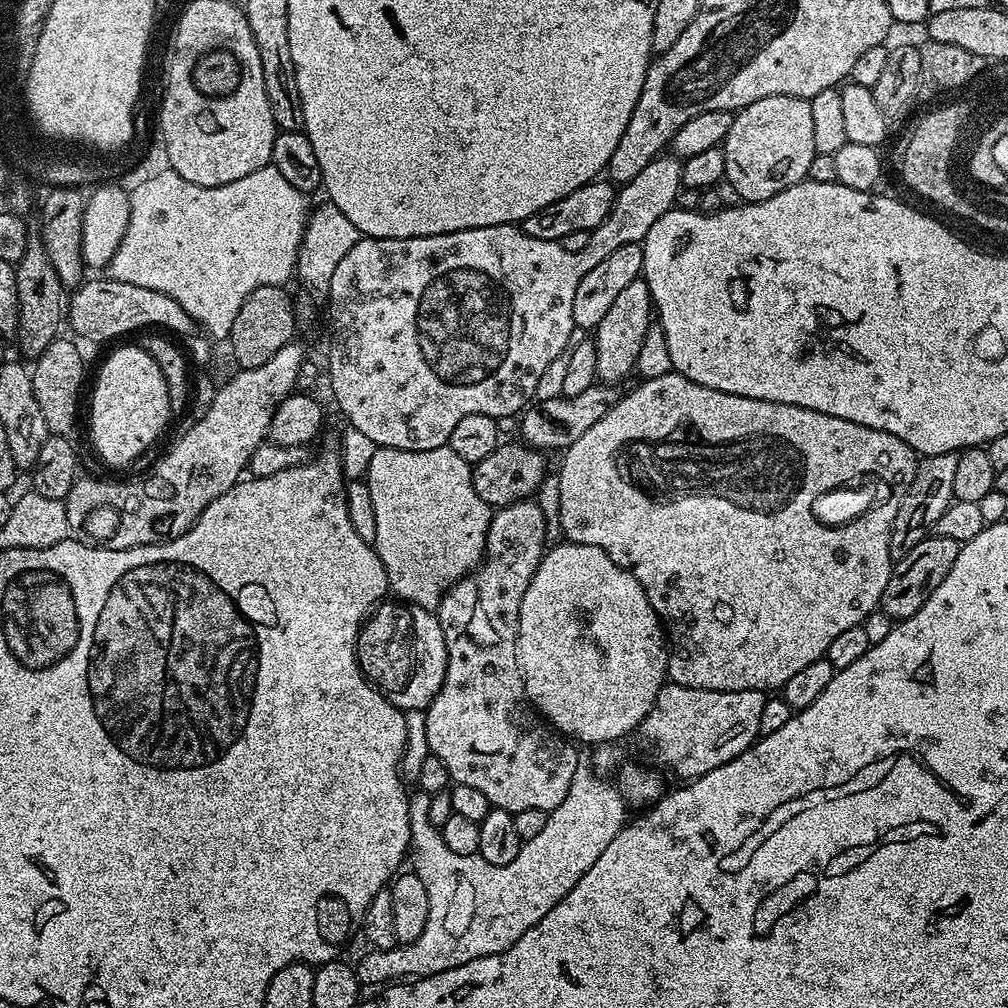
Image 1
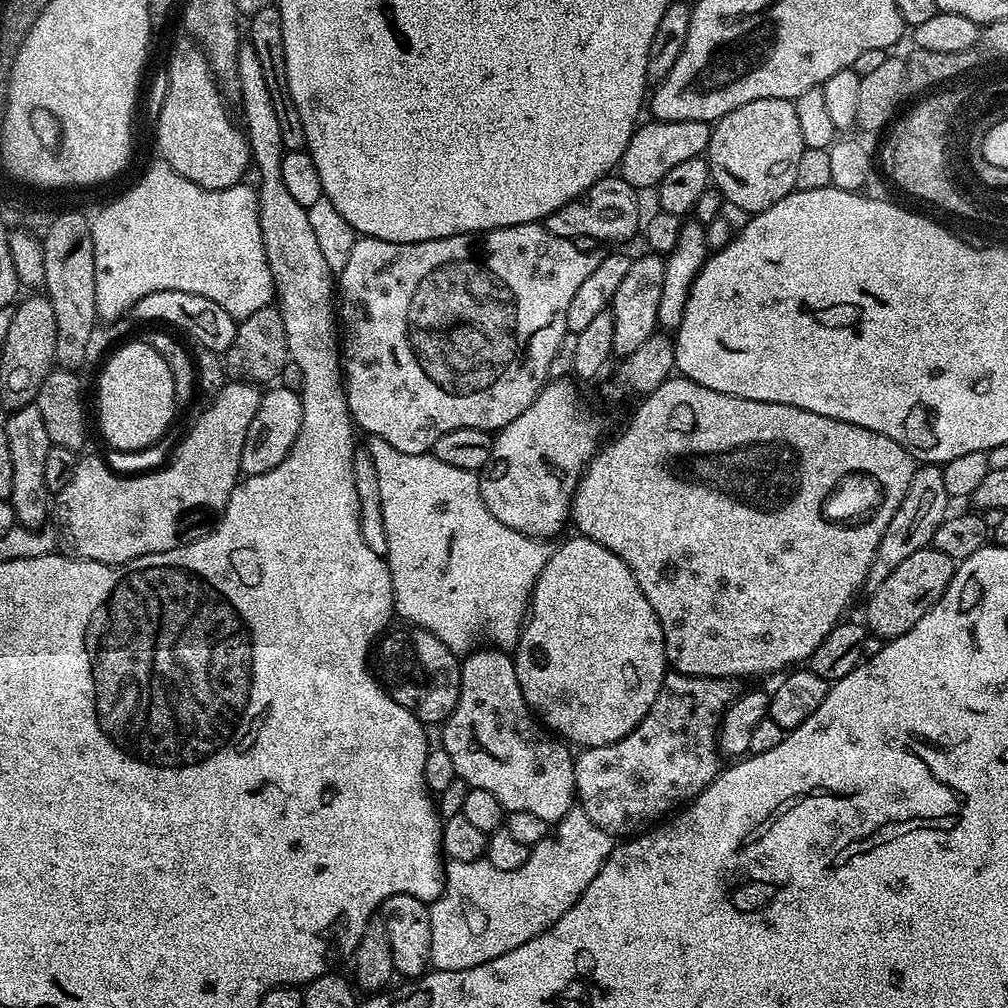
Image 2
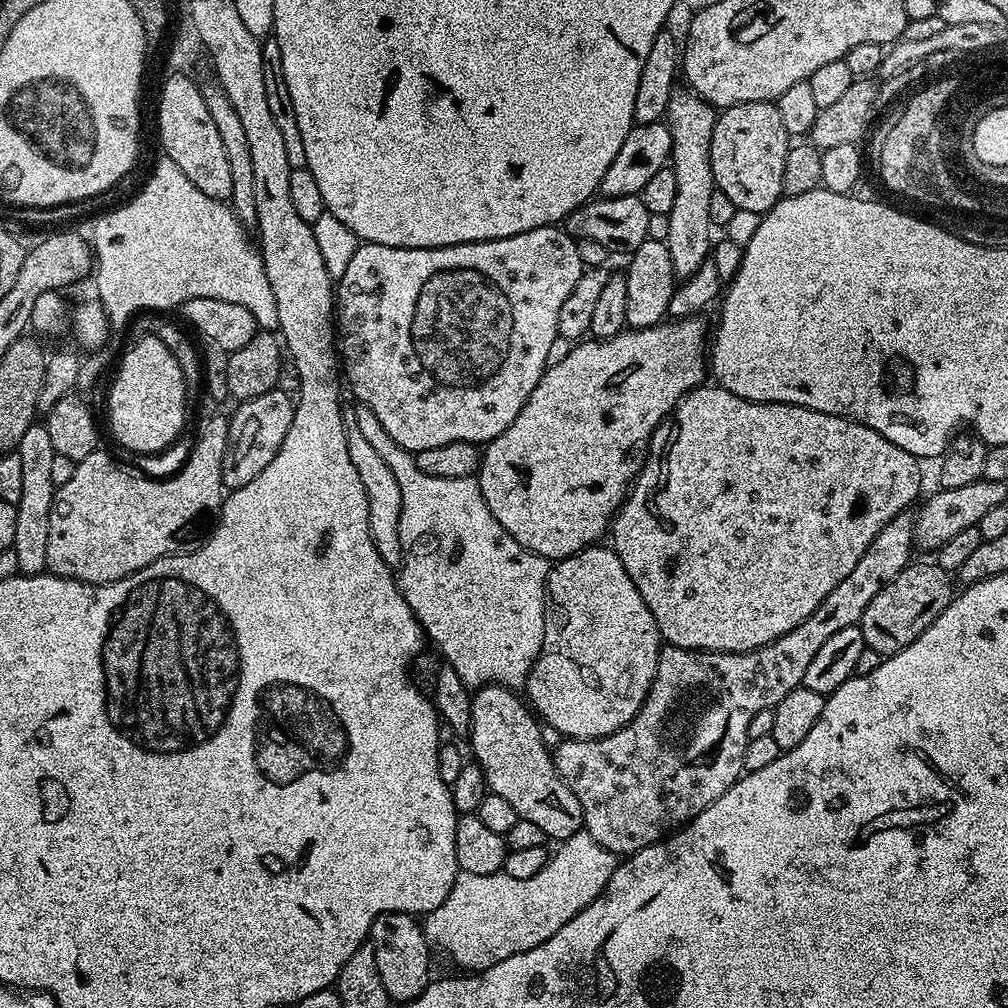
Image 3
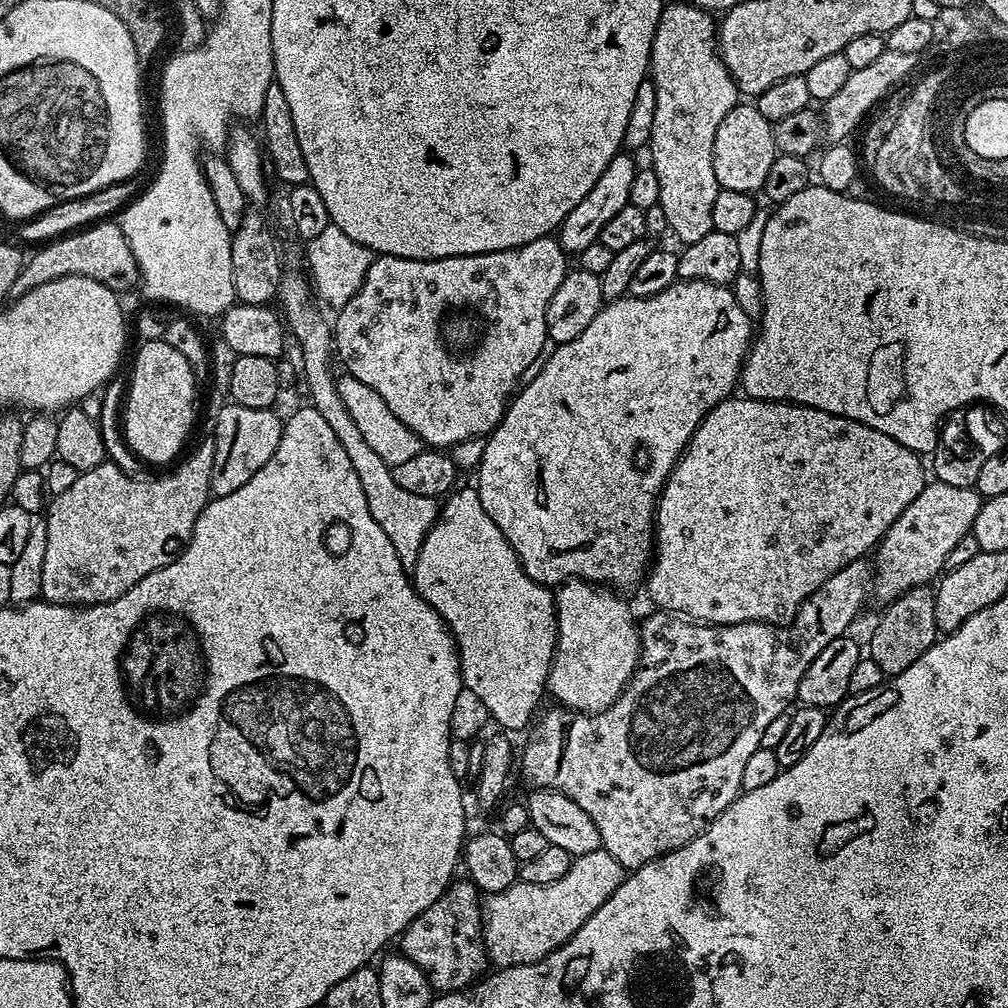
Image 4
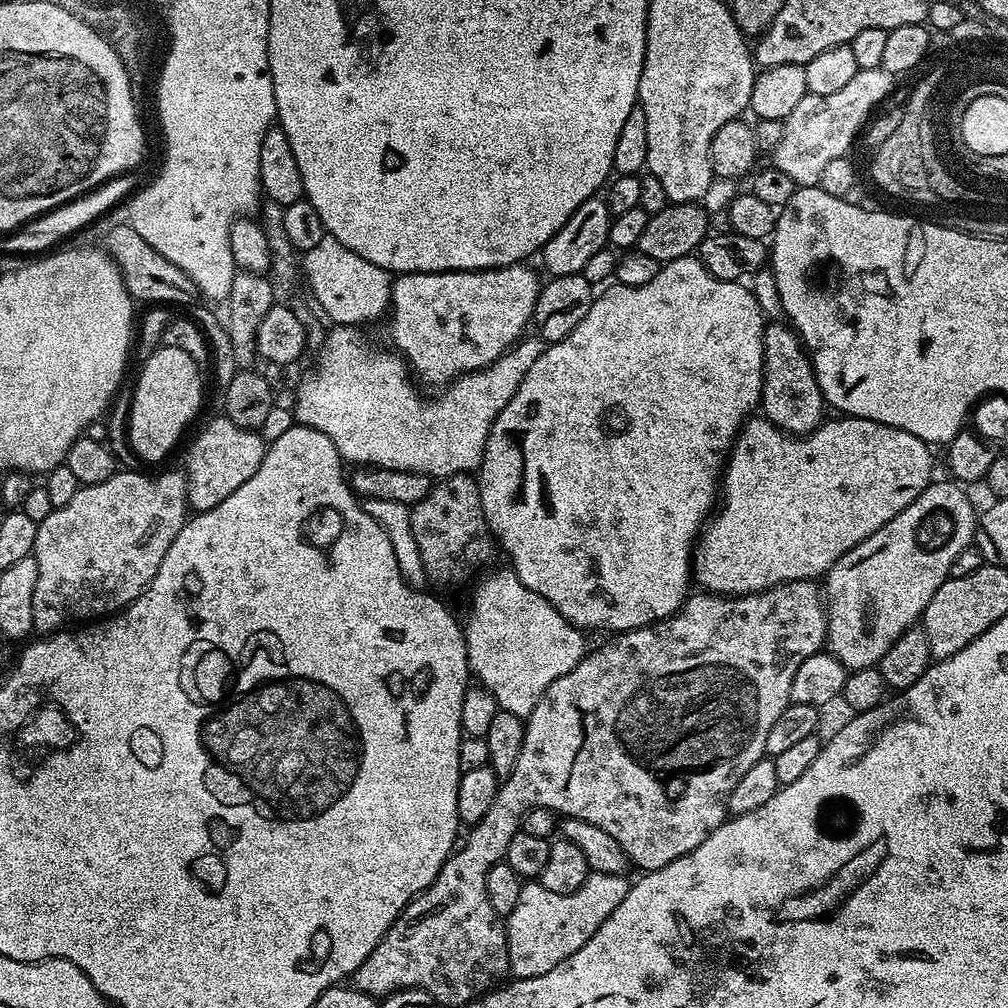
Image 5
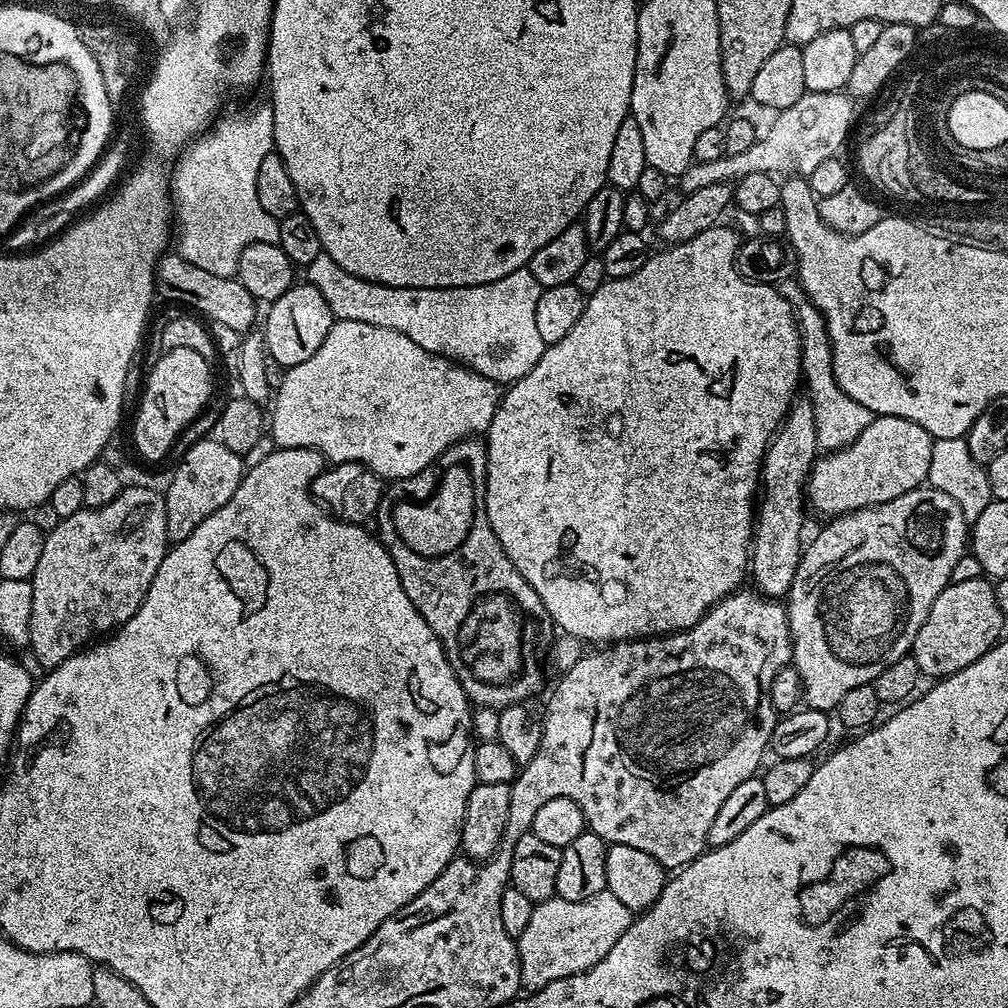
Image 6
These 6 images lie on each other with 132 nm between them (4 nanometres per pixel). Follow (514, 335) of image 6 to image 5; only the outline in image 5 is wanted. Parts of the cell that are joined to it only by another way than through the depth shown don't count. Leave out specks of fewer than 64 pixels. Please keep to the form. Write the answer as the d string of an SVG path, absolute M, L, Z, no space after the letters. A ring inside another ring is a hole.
M325 234L314 250L303 253L302 276L308 279L317 306L332 319L333 325L361 326L389 311L393 277L382 266L374 266L374 262L366 262L354 250L342 246L338 238Z

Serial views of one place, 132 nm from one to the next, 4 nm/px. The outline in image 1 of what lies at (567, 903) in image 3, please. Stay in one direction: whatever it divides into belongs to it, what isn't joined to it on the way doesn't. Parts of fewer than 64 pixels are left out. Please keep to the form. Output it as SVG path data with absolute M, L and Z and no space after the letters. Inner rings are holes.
M581 762L574 770L574 782L570 782L566 798L548 813L546 830L523 841L518 850L518 858L514 858L514 862L506 866L494 866L479 854L454 854L454 850L446 846L440 830L430 822L430 806L427 802L409 803L412 843L410 868L418 878L422 878L430 894L430 918L426 918L426 930L422 930L422 934L418 934L414 942L383 950L368 950L360 964L355 965L356 976L361 985L368 986L375 980L396 982L401 978L438 974L454 966L466 966L466 962L474 962L474 958L498 954L514 946L514 942L518 942L518 938L522 938L522 934L526 934L530 926L542 922L542 918L546 918L546 914L550 914L550 910L554 910L554 906L558 906L558 902L562 902L562 898L566 898L566 894L574 890L574 882L578 882L578 878L582 878L582 874L586 874L586 870L590 870L590 866L598 862L602 850L606 850L606 846L610 846L610 842L614 842L614 838L623 830L626 823L626 801L620 795L619 787L612 785L611 788L603 780L605 779L598 775L591 763Z

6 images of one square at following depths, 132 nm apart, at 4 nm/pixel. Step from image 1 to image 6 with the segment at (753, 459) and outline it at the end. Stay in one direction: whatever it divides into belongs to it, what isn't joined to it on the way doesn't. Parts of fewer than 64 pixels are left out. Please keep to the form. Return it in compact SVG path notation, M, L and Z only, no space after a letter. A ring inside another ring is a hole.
M877 416L854 442L817 459L806 485L807 499L824 518L890 502L927 481L932 443L932 435L910 418Z

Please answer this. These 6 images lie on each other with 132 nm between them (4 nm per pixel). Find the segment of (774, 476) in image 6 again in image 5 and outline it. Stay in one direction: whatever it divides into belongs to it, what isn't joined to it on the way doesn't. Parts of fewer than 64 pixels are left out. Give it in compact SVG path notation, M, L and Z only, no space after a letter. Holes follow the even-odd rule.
M769 321L764 327L762 390L758 408L764 419L776 425L783 432L792 433L793 436L807 436L808 433L820 427L826 419L824 395L818 386L811 359L802 347L795 331L781 321Z

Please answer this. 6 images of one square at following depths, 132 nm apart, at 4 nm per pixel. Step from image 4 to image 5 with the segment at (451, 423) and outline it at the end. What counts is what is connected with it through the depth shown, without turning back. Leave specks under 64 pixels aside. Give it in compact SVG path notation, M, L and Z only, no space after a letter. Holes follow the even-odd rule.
M521 262L477 272L405 272L393 279L392 321L388 324L388 332L392 335L391 347L403 357L421 385L429 384L440 390L460 376L489 368L525 335L524 327L533 323L536 300L542 287L542 280L528 266Z

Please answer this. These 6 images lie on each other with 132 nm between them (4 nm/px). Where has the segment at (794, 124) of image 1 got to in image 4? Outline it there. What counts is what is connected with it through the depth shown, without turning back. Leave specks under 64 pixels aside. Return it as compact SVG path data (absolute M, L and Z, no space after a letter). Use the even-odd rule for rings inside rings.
M738 102L734 110L722 118L718 134L714 134L714 174L721 189L759 193L777 154L773 121L765 118L752 102Z

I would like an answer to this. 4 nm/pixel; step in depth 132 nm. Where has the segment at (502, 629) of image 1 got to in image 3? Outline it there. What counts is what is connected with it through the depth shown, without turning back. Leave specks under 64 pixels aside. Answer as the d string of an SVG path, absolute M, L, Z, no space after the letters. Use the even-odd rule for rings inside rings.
M485 684L475 689L472 724L467 735L467 739L472 740L471 759L484 772L487 791L498 794L498 798L506 798L519 819L534 822L544 831L545 837L552 839L553 836L556 842L569 840L584 828L584 811L570 786L566 786L558 774L550 748L544 745L541 721L516 695L513 689L500 684Z

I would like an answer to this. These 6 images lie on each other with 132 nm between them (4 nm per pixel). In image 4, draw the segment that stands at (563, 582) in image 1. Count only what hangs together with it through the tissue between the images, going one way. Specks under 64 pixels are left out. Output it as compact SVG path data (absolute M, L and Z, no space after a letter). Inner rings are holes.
M565 580L563 584L555 589L554 599L556 602L556 653L552 656L552 665L548 671L547 691L552 692L552 696L557 705L562 708L570 708L573 712L604 712L607 710L622 693L624 687L630 682L630 678L635 674L636 668L640 664L640 629L638 620L632 617L632 612L628 609L628 604L623 600L619 591L602 584L591 584L589 580Z

